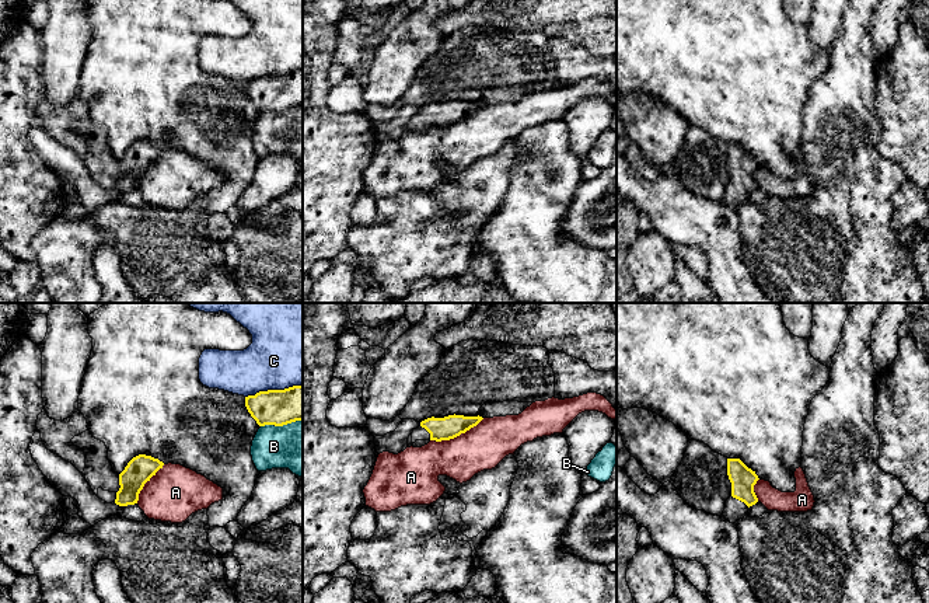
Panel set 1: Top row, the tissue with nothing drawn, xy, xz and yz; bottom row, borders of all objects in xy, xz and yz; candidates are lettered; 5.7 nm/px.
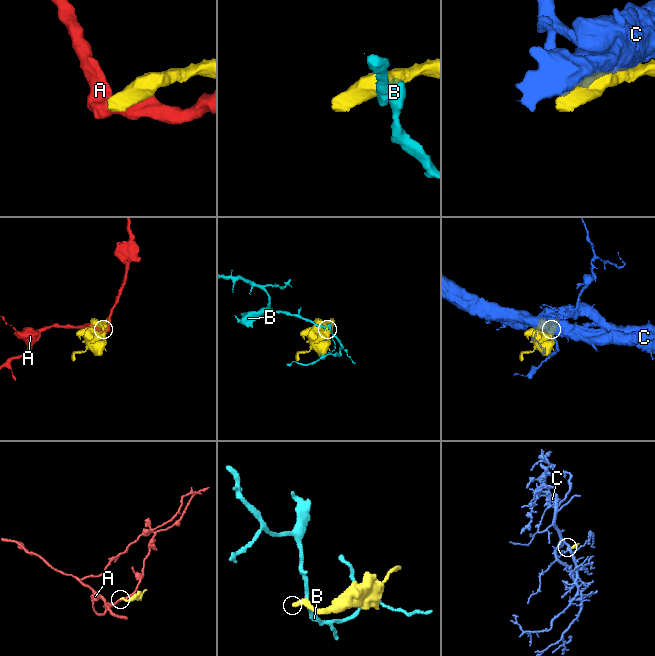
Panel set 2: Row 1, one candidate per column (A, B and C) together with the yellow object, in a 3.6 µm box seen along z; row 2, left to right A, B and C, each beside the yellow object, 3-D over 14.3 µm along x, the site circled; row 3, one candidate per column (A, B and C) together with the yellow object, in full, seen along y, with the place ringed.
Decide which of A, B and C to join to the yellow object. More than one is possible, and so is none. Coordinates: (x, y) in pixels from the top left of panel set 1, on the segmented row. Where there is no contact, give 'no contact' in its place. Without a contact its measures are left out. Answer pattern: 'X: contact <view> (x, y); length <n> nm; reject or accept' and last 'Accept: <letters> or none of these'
A: contact xz (457, 435); length 340 nm; reject
B: contact xy (280, 425); length 240 nm; reject
C: contact xy (273, 390); length 340 nm; reject
Accept: none of these

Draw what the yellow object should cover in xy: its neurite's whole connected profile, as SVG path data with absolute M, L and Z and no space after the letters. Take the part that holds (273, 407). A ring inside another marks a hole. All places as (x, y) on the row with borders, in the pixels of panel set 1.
M303 386L259 391L245 397L245 407L259 426L303 421Z

